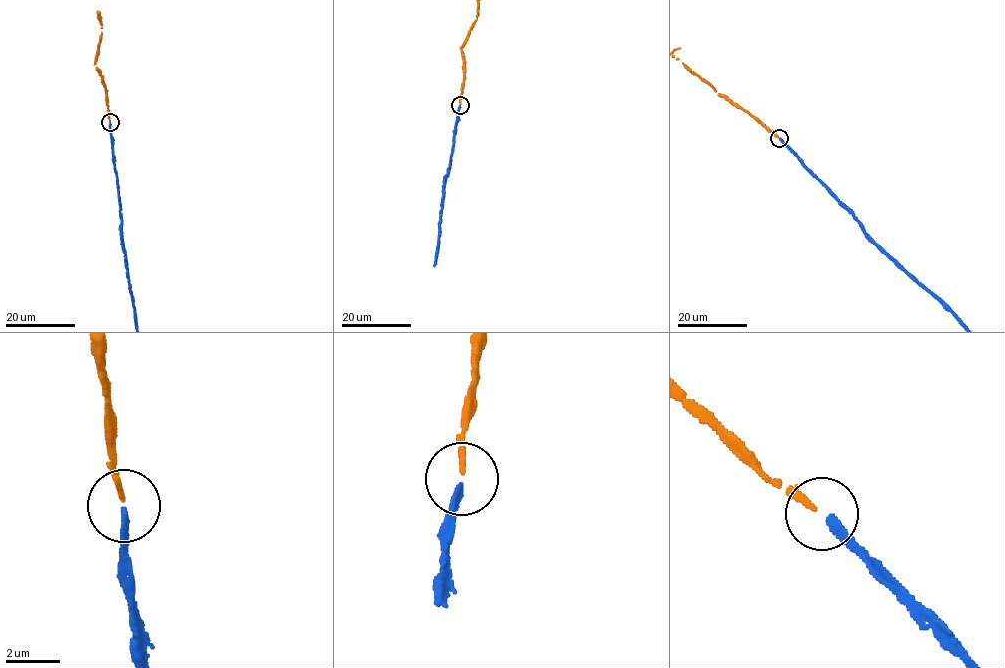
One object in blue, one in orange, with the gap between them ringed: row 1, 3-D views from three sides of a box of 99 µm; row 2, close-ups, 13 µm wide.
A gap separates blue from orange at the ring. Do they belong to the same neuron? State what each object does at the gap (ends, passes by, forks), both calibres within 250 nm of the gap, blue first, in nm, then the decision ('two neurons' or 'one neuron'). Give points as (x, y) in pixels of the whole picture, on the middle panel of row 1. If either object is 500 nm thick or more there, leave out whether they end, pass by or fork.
blue ends; orange ends; calibres 280 and 200 nm; one neuron

